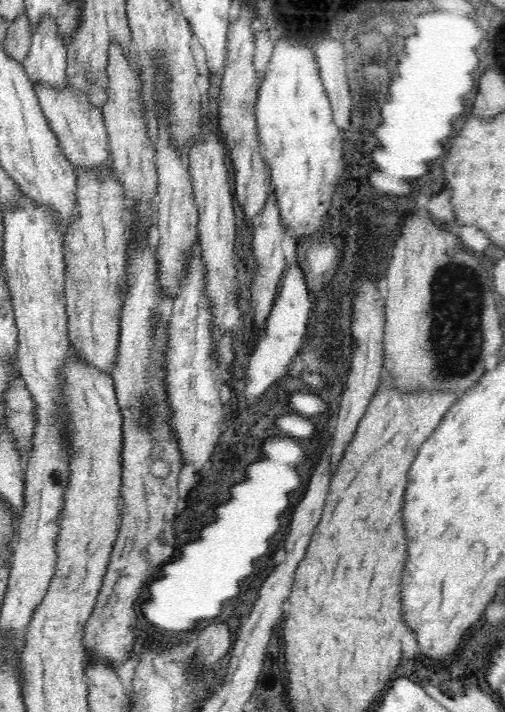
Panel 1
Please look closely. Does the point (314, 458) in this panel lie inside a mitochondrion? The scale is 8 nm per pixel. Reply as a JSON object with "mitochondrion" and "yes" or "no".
{"mitochondrion":"no"}

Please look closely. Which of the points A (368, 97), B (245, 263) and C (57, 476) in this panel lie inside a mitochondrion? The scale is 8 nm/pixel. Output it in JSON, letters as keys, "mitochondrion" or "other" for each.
{"A":"other","B":"other","C":"mitochondrion"}

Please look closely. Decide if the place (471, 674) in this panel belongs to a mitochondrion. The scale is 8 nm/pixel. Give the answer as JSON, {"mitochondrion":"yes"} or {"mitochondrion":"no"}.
{"mitochondrion":"no"}

